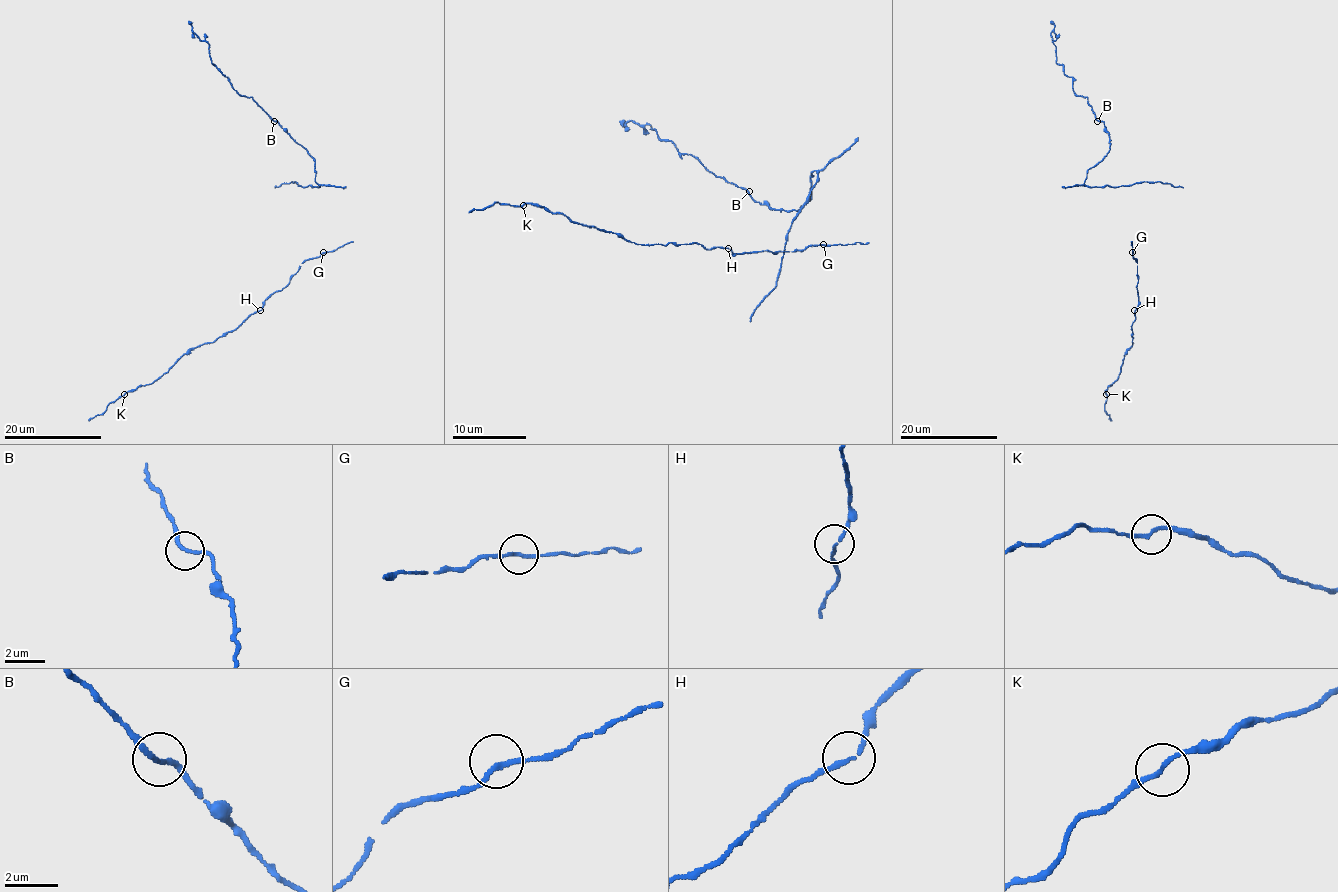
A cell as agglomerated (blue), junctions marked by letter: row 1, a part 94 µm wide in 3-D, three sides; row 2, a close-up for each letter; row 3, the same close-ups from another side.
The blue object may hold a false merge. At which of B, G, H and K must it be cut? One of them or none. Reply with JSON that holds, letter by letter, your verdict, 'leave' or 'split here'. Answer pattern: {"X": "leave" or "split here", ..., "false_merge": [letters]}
{"B": "leave", "G": "leave", "H": "leave", "K": "leave", "false_merge": []}

